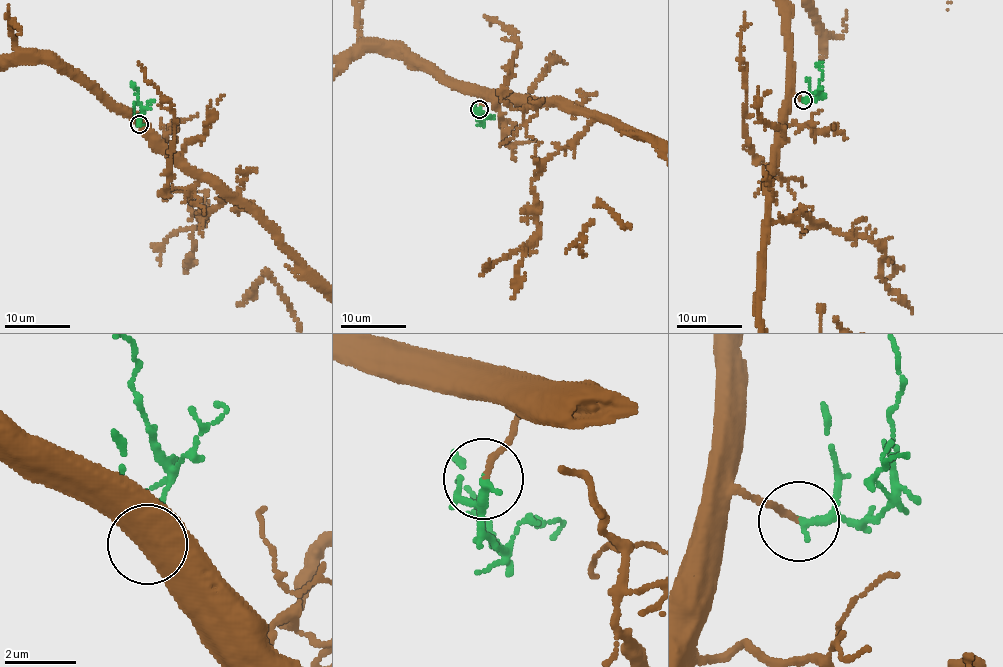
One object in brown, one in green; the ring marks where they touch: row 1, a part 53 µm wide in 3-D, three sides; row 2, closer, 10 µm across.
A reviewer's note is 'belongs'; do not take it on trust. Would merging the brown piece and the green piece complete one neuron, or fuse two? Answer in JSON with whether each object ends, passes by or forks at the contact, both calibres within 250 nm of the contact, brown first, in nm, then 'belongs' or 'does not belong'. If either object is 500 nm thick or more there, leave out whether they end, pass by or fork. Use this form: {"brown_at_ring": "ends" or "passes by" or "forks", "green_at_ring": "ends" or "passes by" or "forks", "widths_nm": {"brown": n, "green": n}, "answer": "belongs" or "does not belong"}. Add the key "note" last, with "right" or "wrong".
{"brown_at_ring": "ends", "green_at_ring": "passes by", "widths_nm": {"brown": 160, "green": 180}, "answer": "belongs", "note": "right"}

